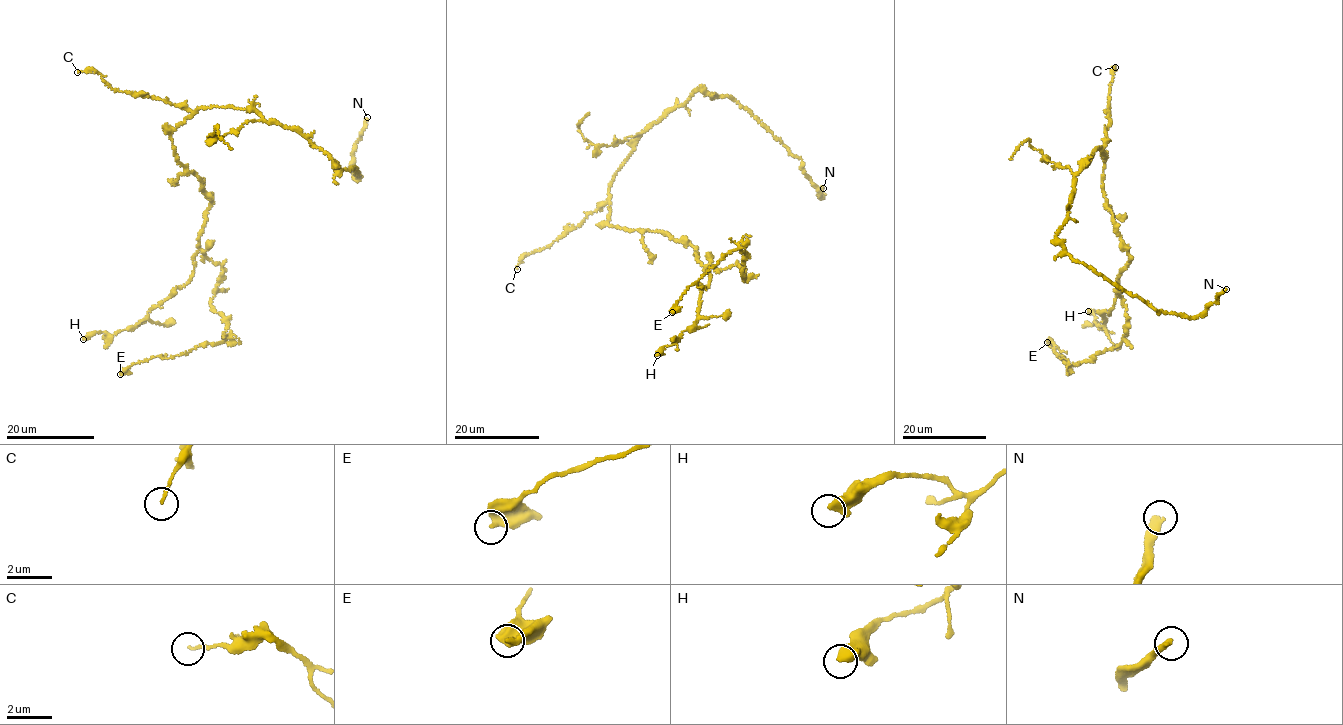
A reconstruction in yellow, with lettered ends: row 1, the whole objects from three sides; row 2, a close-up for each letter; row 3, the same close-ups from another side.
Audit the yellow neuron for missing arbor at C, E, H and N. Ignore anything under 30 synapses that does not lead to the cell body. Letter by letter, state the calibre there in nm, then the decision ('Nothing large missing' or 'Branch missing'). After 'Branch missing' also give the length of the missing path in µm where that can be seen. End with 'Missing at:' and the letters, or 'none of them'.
C: Thickness 120 nm. Nothing large missing
E: Thickness 360 nm. Nothing large missing
H: Thickness 550 nm. Nothing large missing
N: Thickness 360 nm. Branch missing. Missing length about 100 µm
Missing at: N

